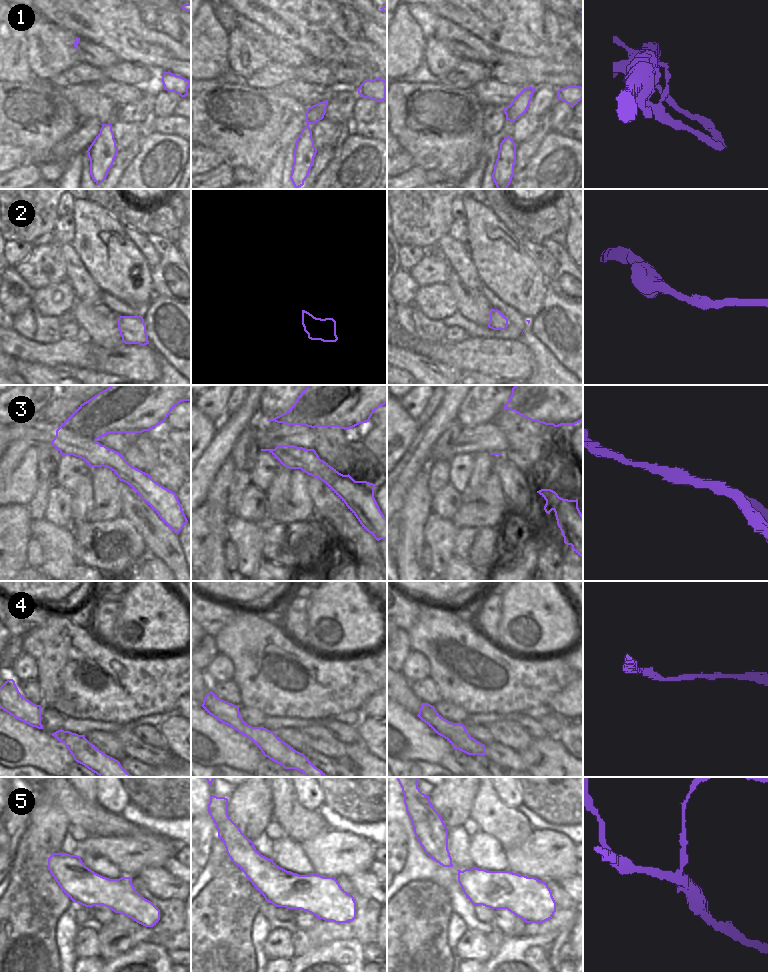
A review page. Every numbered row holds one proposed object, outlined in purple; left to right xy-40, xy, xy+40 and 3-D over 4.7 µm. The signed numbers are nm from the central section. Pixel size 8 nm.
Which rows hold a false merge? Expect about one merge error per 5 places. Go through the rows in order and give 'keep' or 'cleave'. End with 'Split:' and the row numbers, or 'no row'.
1: keep
2: keep
3: cleave
4: keep
5: keep
Split: 3

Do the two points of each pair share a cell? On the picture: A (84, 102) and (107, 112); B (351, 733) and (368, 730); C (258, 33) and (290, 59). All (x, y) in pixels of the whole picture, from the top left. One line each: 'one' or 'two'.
A: one
B: two
C: one

